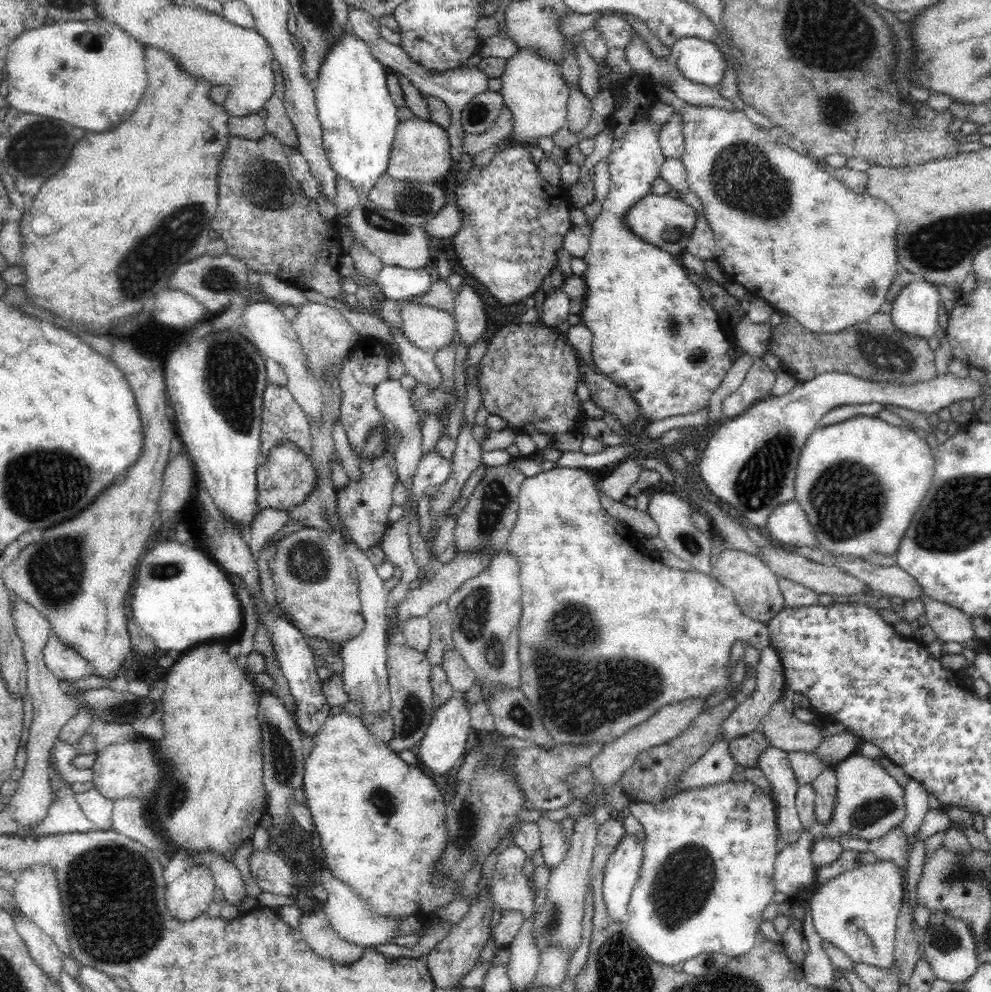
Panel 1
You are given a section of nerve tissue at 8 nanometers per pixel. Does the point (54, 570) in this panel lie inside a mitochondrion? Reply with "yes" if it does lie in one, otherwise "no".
yes

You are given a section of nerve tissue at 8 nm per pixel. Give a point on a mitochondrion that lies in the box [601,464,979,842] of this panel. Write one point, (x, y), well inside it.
(871, 812)

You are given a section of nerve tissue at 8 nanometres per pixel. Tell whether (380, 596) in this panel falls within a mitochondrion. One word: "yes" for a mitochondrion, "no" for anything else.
no

